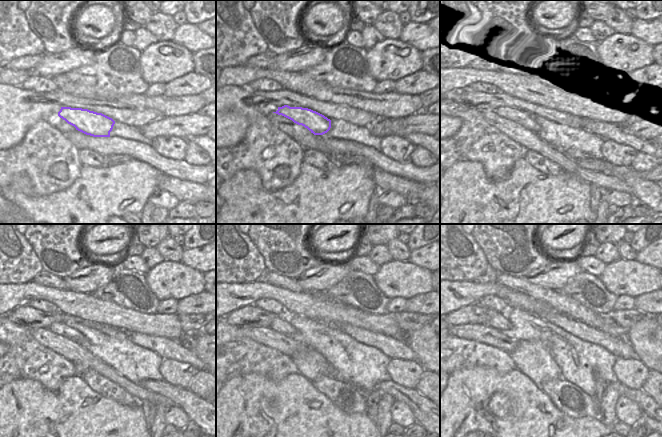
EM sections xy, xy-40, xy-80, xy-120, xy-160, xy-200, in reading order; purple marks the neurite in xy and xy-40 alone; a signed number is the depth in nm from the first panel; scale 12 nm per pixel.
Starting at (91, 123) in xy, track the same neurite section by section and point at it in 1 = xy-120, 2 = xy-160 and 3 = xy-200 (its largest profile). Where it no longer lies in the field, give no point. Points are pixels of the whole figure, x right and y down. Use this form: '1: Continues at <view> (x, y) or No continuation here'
1: Continues at xy-120 (60, 328)
2: Continues at xy-160 (280, 325)
3: Continues at xy-200 (497, 320)

